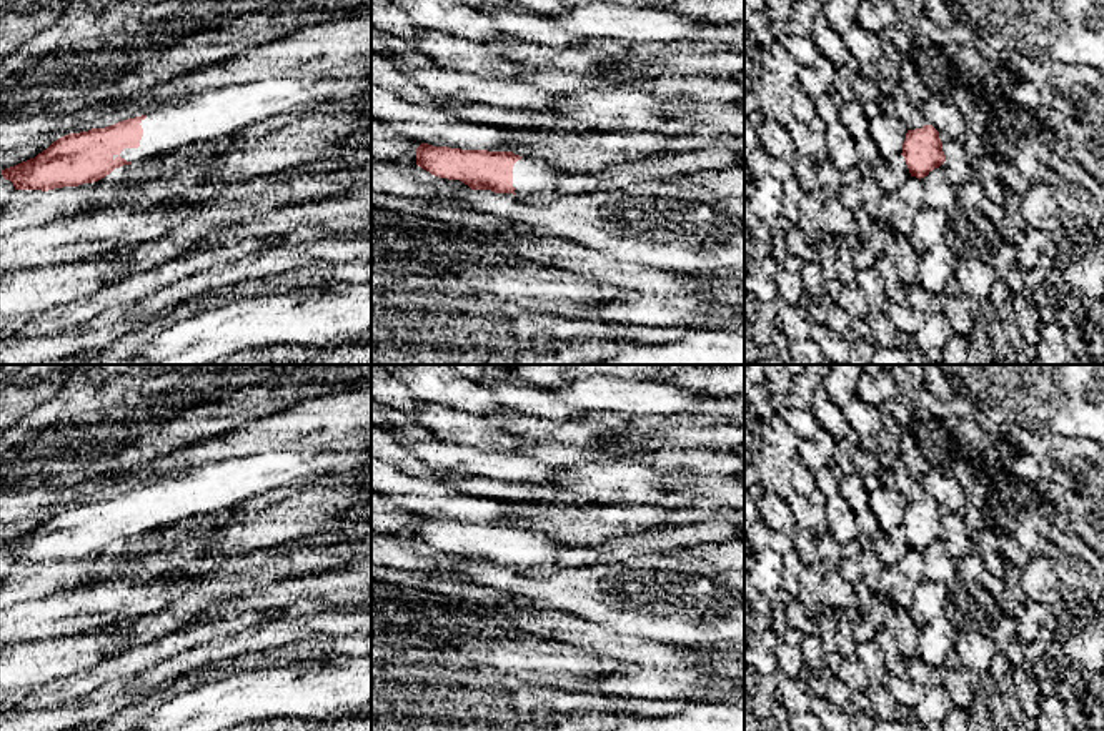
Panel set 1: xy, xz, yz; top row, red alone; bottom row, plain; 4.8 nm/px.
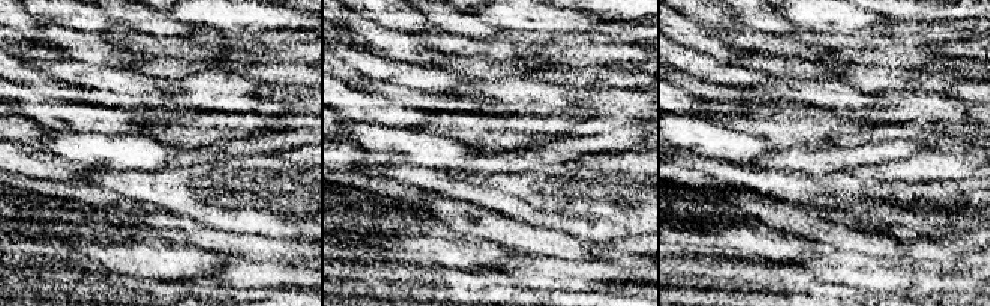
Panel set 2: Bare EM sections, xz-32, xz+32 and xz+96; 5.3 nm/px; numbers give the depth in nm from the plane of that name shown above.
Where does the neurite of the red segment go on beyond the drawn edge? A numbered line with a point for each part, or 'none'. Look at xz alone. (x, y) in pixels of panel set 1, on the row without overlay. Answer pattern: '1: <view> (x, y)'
1: xz (530, 548)

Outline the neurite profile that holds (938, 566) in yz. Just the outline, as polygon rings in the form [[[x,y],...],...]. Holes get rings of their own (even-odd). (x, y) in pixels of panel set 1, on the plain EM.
[[[934,541],[927,548],[924,556],[924,579],[949,583],[956,576],[952,559],[944,553],[939,541]]]

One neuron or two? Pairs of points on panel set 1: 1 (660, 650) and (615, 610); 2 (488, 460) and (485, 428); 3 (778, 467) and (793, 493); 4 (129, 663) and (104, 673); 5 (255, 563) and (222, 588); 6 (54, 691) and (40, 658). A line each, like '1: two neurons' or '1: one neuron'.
1: two neurons
2: two neurons
3: one neuron
4: one neuron
5: one neuron
6: two neurons

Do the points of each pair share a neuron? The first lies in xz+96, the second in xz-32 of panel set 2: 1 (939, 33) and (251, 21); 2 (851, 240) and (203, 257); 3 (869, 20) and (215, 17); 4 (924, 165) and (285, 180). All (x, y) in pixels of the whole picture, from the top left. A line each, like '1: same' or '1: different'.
1: different
2: different
3: same
4: different

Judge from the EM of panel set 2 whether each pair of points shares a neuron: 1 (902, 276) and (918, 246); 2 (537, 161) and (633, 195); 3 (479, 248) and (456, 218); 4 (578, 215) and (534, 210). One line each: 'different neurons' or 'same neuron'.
1: different neurons
2: different neurons
3: different neurons
4: same neuron

